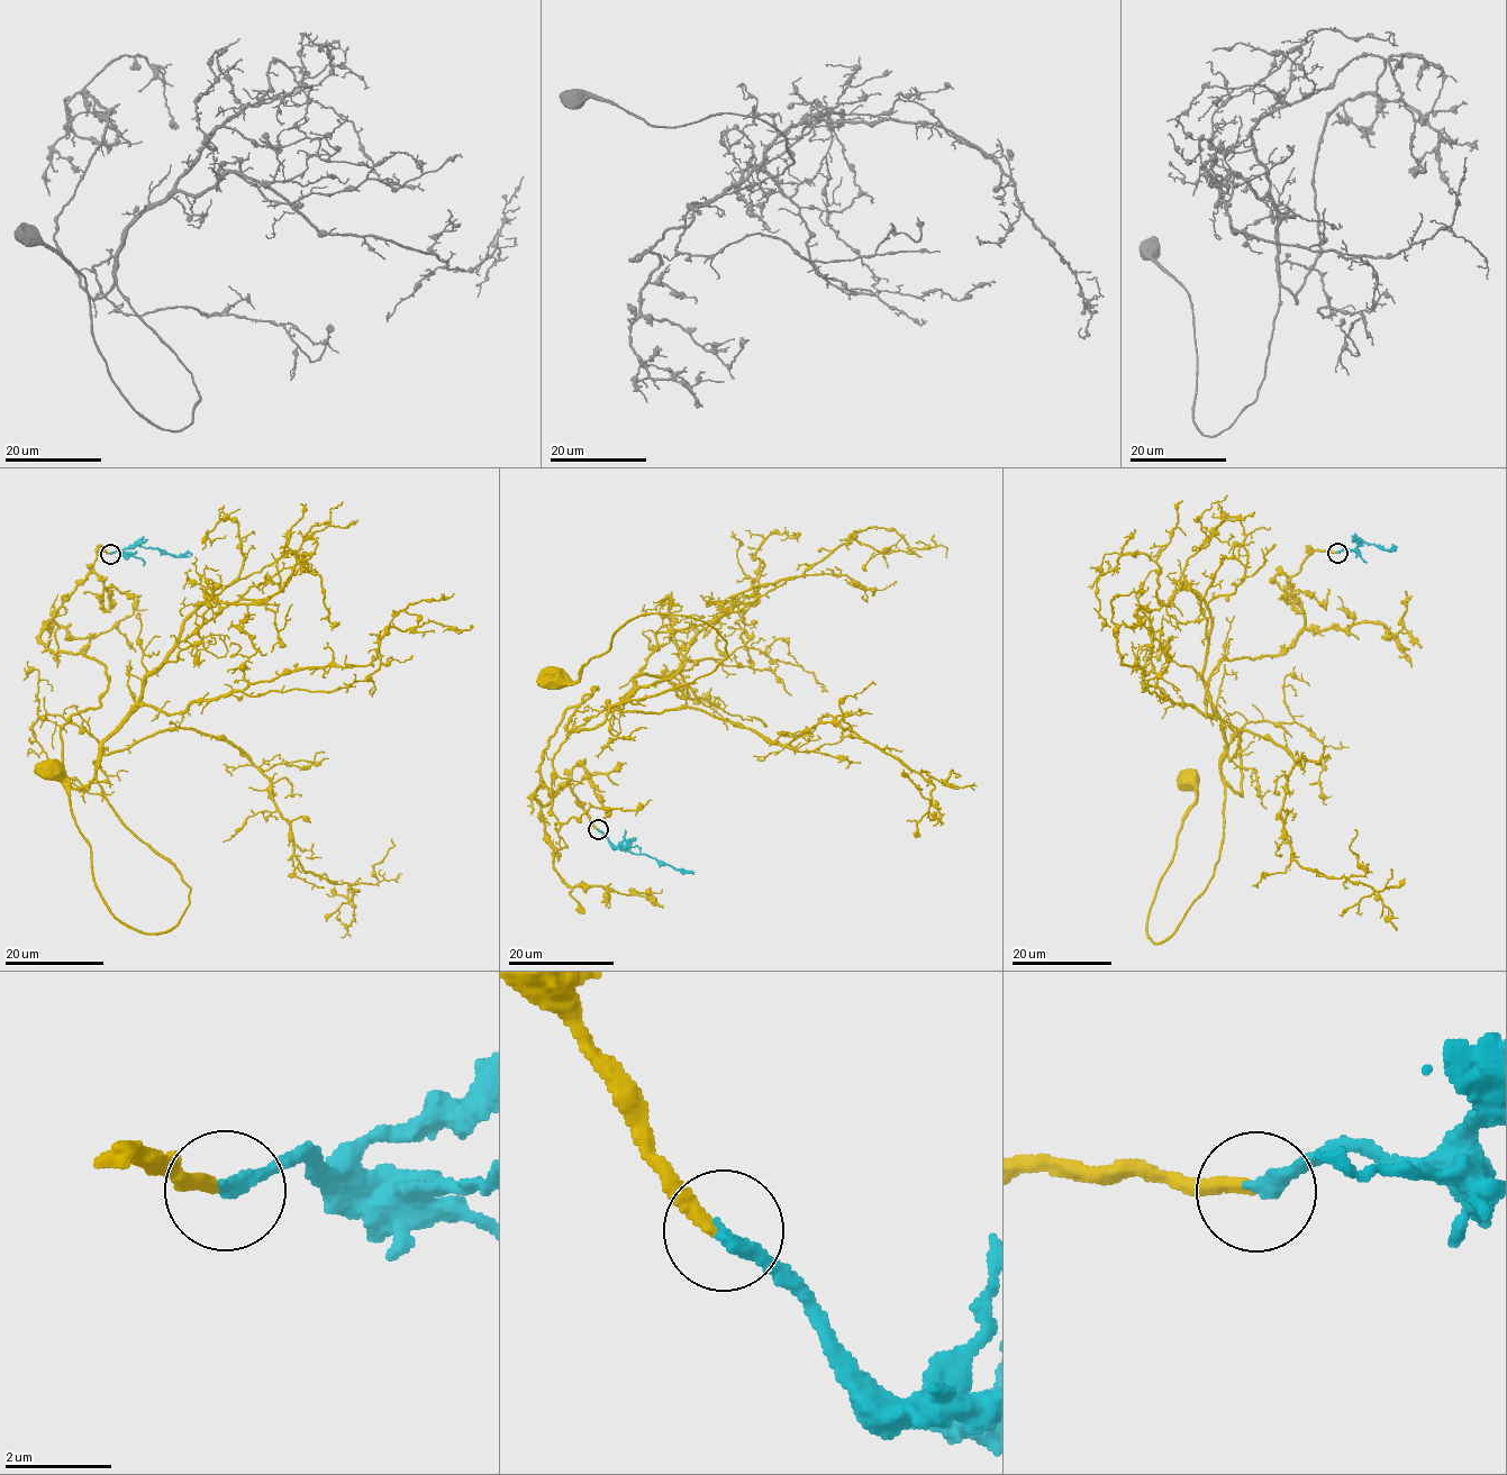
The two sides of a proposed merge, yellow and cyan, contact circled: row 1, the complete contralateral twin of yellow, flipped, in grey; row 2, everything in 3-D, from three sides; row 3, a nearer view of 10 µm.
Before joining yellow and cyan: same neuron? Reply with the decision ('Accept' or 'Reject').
Accept

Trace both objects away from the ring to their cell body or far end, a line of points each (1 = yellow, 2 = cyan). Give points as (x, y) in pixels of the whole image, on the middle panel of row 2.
1: (598, 829), (568, 784), (535, 794), (566, 711), (708, 674), (727, 644), (643, 613), (555, 680)
2: (598, 829), (614, 846), (693, 873)

